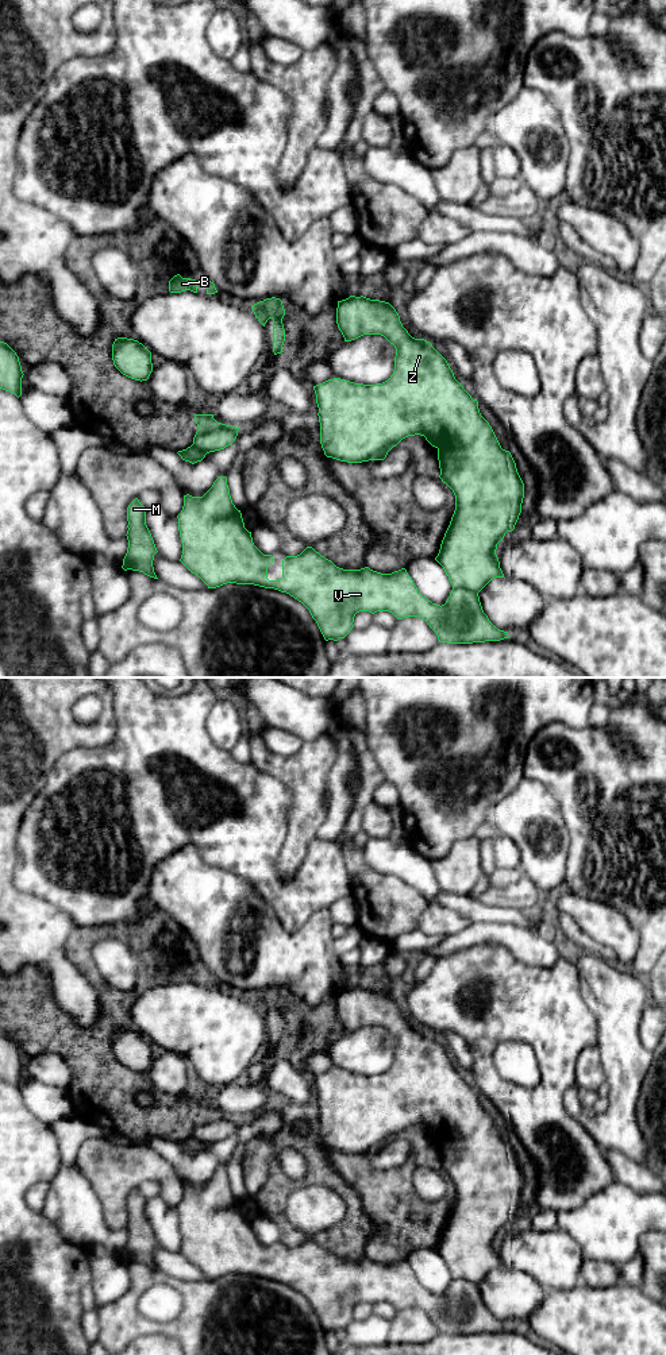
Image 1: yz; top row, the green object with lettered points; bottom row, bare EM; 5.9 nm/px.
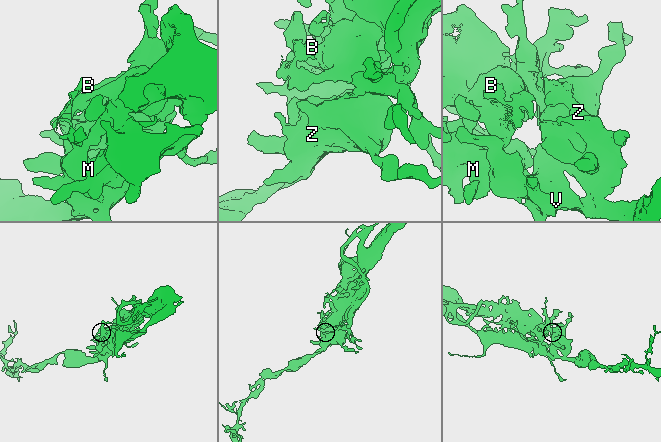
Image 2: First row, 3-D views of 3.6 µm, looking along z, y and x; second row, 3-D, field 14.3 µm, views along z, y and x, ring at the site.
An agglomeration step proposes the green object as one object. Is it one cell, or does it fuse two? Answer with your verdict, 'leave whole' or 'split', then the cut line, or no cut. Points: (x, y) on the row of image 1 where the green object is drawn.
split | yz (270, 317), (281, 320)

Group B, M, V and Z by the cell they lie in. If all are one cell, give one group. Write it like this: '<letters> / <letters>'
B / M V Z

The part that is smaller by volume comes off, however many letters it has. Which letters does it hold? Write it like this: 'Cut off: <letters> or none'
Cut off: B

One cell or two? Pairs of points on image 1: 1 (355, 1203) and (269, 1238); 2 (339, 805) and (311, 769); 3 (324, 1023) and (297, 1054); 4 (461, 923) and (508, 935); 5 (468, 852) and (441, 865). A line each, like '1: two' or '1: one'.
1: two
2: two
3: one
4: two
5: one

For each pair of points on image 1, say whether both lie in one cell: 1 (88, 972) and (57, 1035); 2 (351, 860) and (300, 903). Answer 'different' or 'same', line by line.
1: same
2: different

